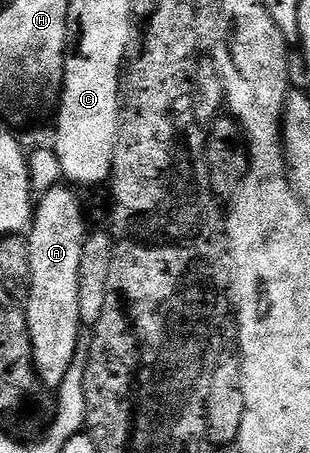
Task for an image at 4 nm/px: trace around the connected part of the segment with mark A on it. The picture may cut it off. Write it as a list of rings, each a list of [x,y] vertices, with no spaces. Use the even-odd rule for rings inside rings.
[[[63,186],[53,187],[43,199],[38,199],[27,238],[31,281],[27,286],[25,313],[35,371],[48,388],[58,388],[65,380],[73,364],[81,337],[79,330],[83,326],[78,307],[81,299],[79,273],[89,227],[83,219],[83,206],[75,195],[78,193]]]

